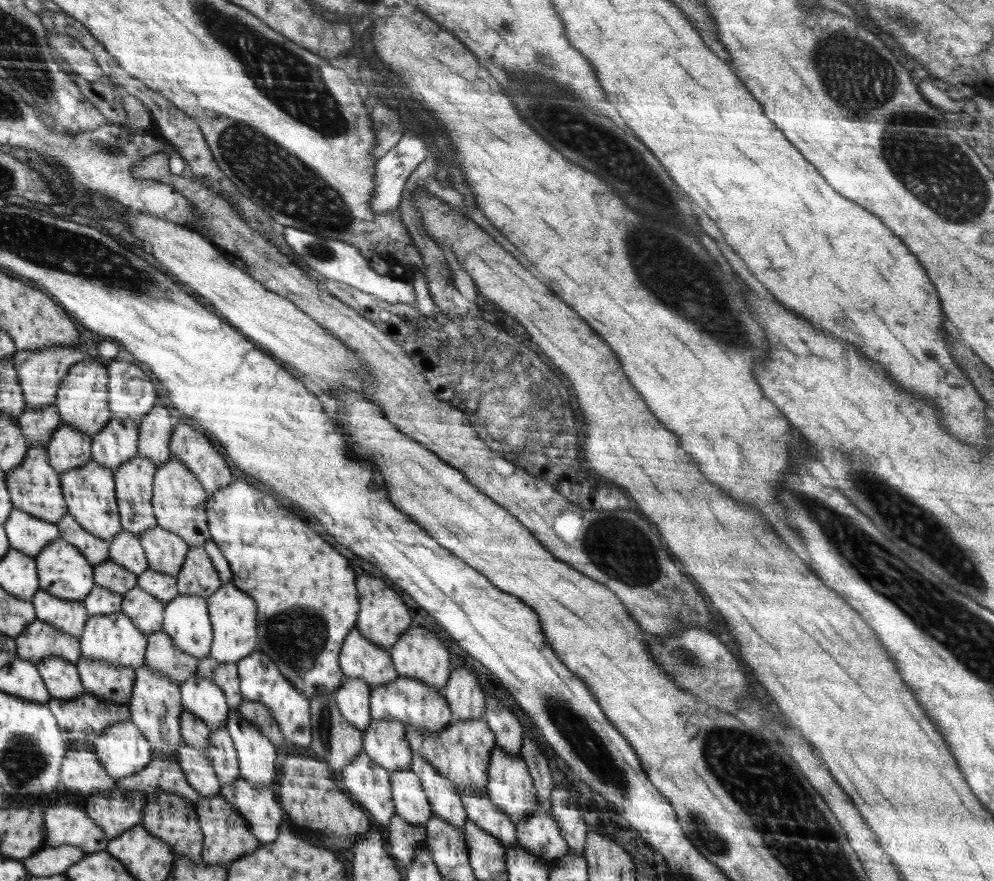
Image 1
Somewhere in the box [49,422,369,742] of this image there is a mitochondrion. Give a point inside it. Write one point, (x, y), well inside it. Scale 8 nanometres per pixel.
(296, 635)

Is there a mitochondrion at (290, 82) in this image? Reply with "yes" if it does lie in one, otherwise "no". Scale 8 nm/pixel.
yes

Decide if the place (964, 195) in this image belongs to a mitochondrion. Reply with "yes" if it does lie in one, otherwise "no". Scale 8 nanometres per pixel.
yes

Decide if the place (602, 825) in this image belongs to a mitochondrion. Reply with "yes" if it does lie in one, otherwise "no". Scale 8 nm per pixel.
no

